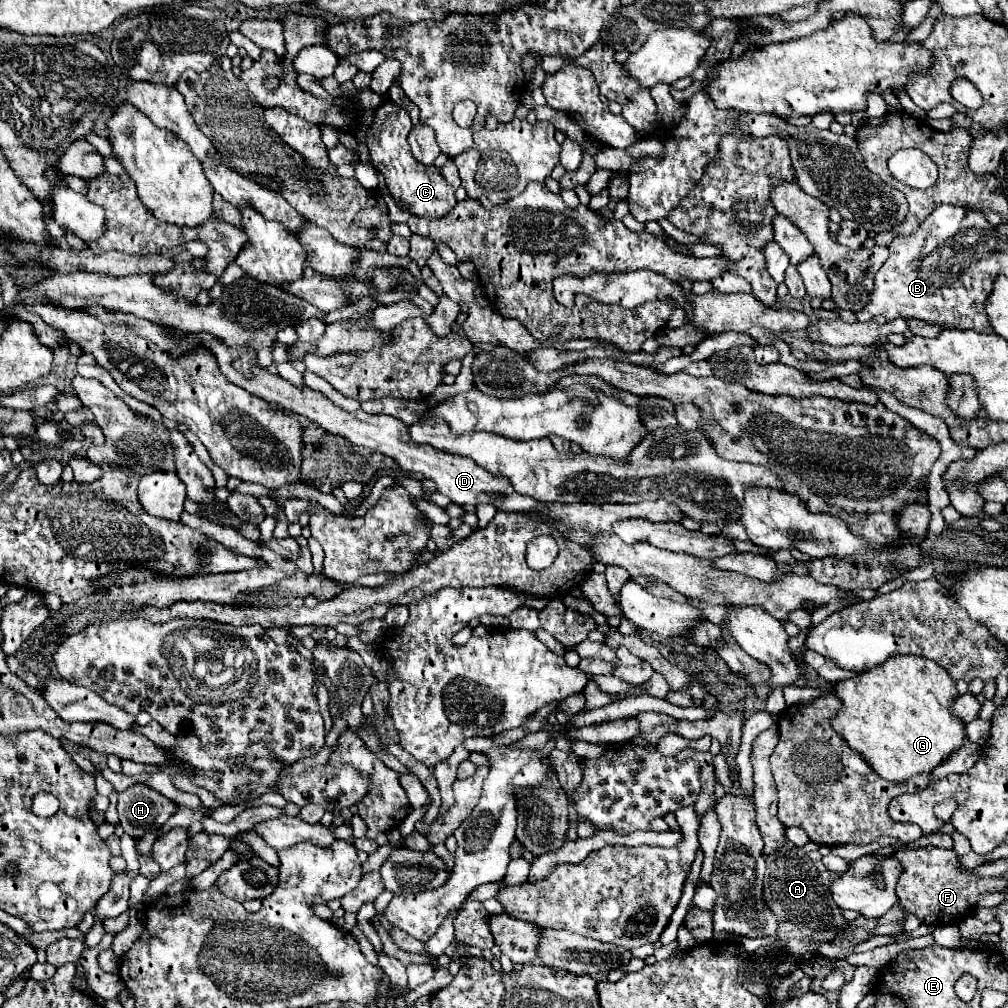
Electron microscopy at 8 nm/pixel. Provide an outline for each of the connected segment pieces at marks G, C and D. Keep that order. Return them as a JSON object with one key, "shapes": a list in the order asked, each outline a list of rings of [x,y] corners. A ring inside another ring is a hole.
{"shapes":[[[[894,655],[876,669],[868,669],[850,679],[832,683],[832,693],[842,701],[842,709],[830,717],[830,725],[872,765],[872,769],[876,769],[880,777],[888,781],[906,781],[916,773],[932,771],[964,743],[964,723],[948,709],[950,701],[954,701],[958,695],[956,685],[940,665],[926,657]]],[[[391,100],[379,106],[374,111],[370,129],[366,131],[370,163],[386,179],[386,187],[390,189],[392,197],[406,203],[410,213],[416,213],[420,217],[444,217],[458,203],[454,197],[454,189],[448,189],[448,183],[442,177],[438,167],[434,167],[434,165],[426,167],[412,157],[410,145],[406,141],[408,129],[412,129],[412,121],[404,107]],[[397,115],[398,117],[396,117]]],[[[198,333],[196,335],[196,343],[202,343],[206,349],[210,349],[216,357],[218,357],[218,364],[220,371],[226,378],[240,387],[244,387],[246,391],[262,397],[264,401],[272,403],[272,405],[280,405],[282,409],[290,411],[290,413],[296,413],[296,415],[302,415],[306,417],[308,421],[314,421],[318,423],[320,427],[324,427],[328,433],[332,435],[340,435],[340,437],[346,437],[350,443],[354,445],[362,445],[362,447],[368,447],[368,449],[376,449],[388,457],[392,457],[402,469],[408,469],[412,473],[420,473],[424,475],[426,479],[432,479],[438,487],[438,491],[446,497],[450,497],[454,503],[460,503],[460,505],[478,505],[482,501],[488,501],[486,493],[500,493],[504,497],[504,501],[500,503],[500,509],[502,511],[536,511],[542,503],[538,501],[532,501],[532,497],[528,495],[520,495],[512,489],[512,485],[508,483],[508,479],[504,477],[494,477],[490,475],[486,469],[482,469],[476,461],[468,459],[468,457],[458,457],[458,455],[448,455],[444,451],[438,451],[430,445],[418,445],[414,441],[410,441],[408,437],[408,431],[406,431],[406,425],[390,415],[370,415],[370,413],[364,413],[362,409],[360,411],[354,411],[354,413],[348,413],[348,411],[342,411],[340,407],[336,407],[330,399],[326,399],[322,393],[318,391],[312,391],[308,387],[294,387],[292,383],[288,383],[286,379],[270,373],[268,369],[260,369],[256,367],[254,369],[254,377],[252,379],[244,379],[244,375],[233,367],[234,360],[239,359],[242,356],[242,352],[232,347],[226,346],[220,339],[216,339],[214,335],[210,333]]]]}

